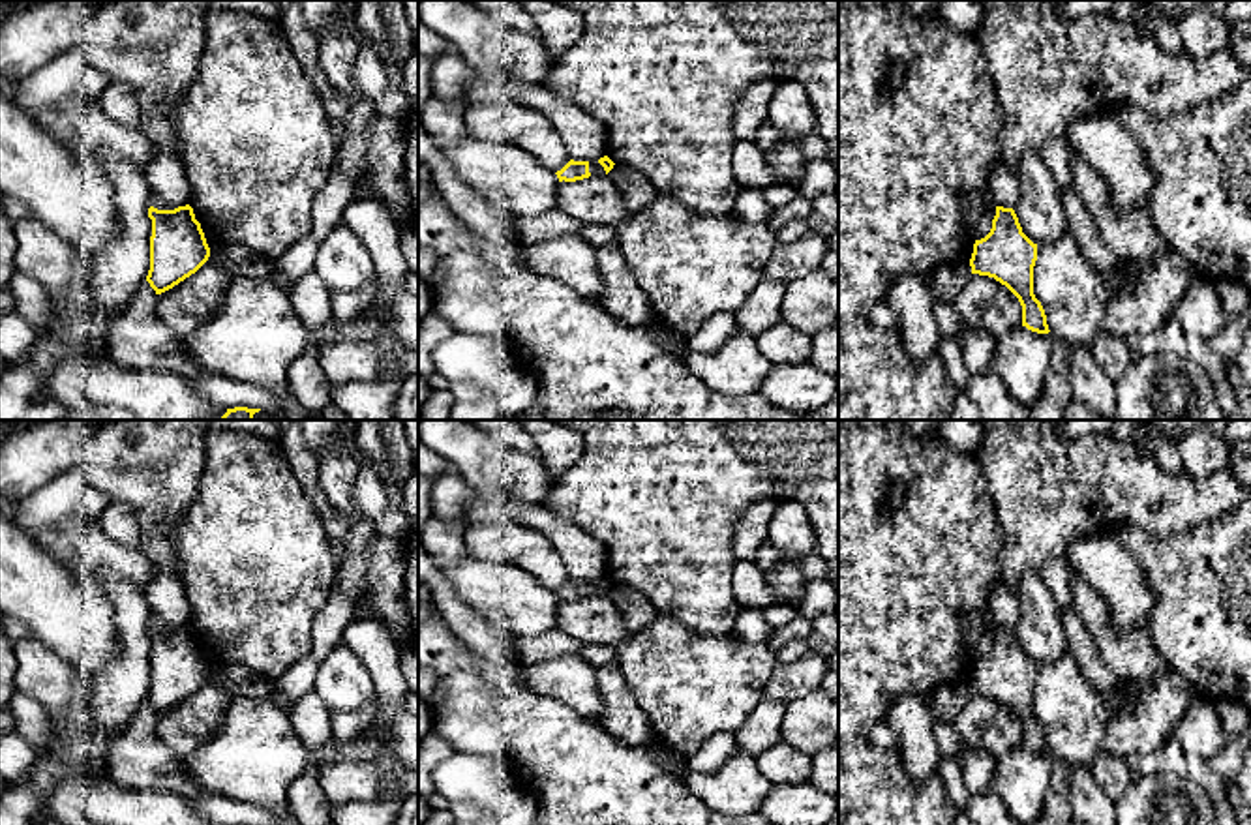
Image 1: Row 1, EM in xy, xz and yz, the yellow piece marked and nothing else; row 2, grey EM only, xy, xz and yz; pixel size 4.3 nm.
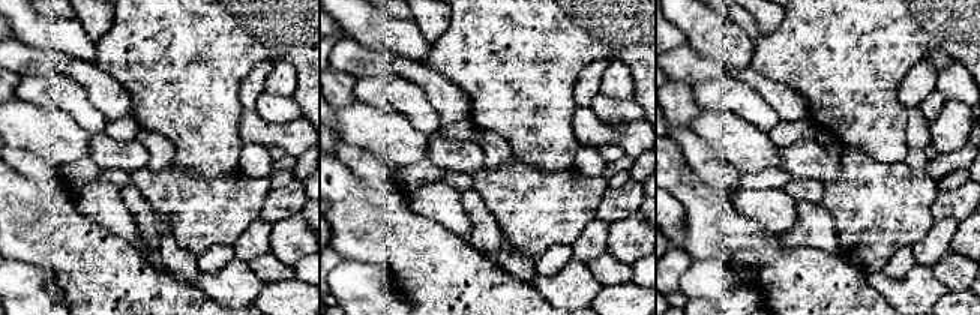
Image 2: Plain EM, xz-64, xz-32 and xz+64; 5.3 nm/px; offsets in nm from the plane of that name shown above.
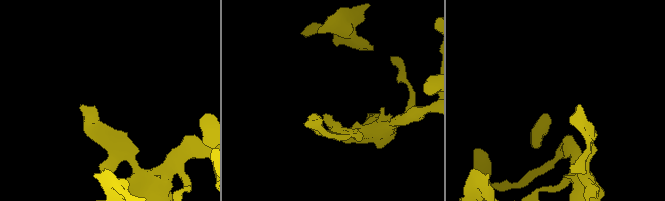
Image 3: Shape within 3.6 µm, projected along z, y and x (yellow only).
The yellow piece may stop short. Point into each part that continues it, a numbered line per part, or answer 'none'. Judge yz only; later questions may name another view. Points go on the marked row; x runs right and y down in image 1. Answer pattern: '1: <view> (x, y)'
none

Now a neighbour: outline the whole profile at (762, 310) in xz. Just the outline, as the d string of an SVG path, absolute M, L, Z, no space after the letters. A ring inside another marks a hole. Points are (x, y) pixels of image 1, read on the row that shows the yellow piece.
M763 279L735 309L735 322L739 332L758 338L767 328L780 322L780 309L784 298L784 281Z

